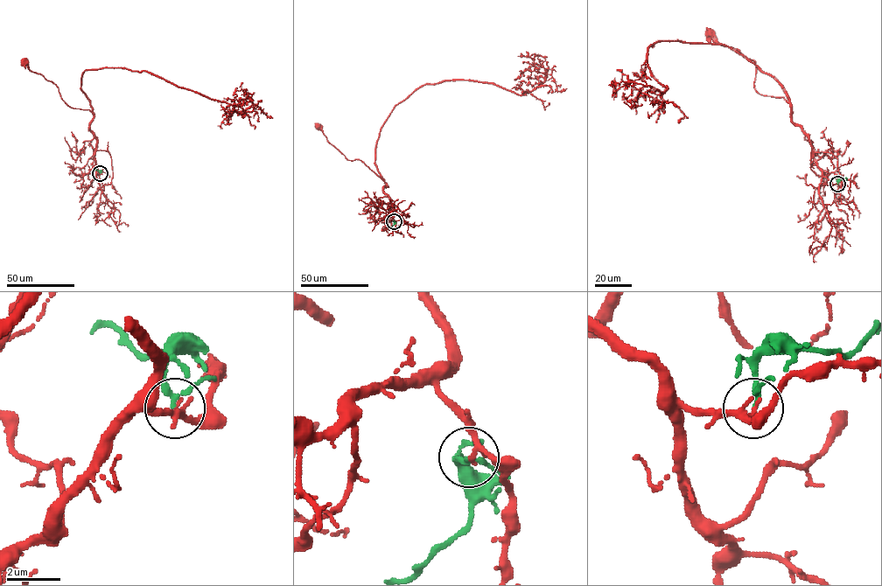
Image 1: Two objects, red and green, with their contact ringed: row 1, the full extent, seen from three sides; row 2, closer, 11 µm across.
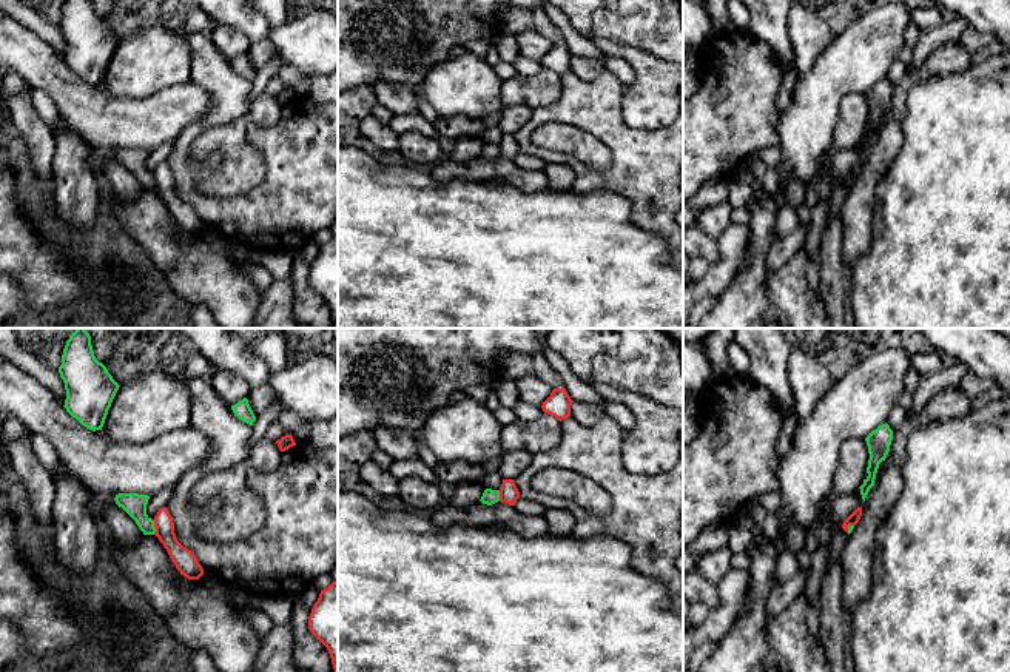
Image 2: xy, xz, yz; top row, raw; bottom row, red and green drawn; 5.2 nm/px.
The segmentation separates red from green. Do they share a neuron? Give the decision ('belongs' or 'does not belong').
does not belong

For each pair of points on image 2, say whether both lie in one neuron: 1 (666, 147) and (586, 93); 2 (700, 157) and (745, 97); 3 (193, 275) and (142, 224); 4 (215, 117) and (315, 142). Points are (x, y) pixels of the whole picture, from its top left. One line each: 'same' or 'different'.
1: same
2: same
3: same
4: same

